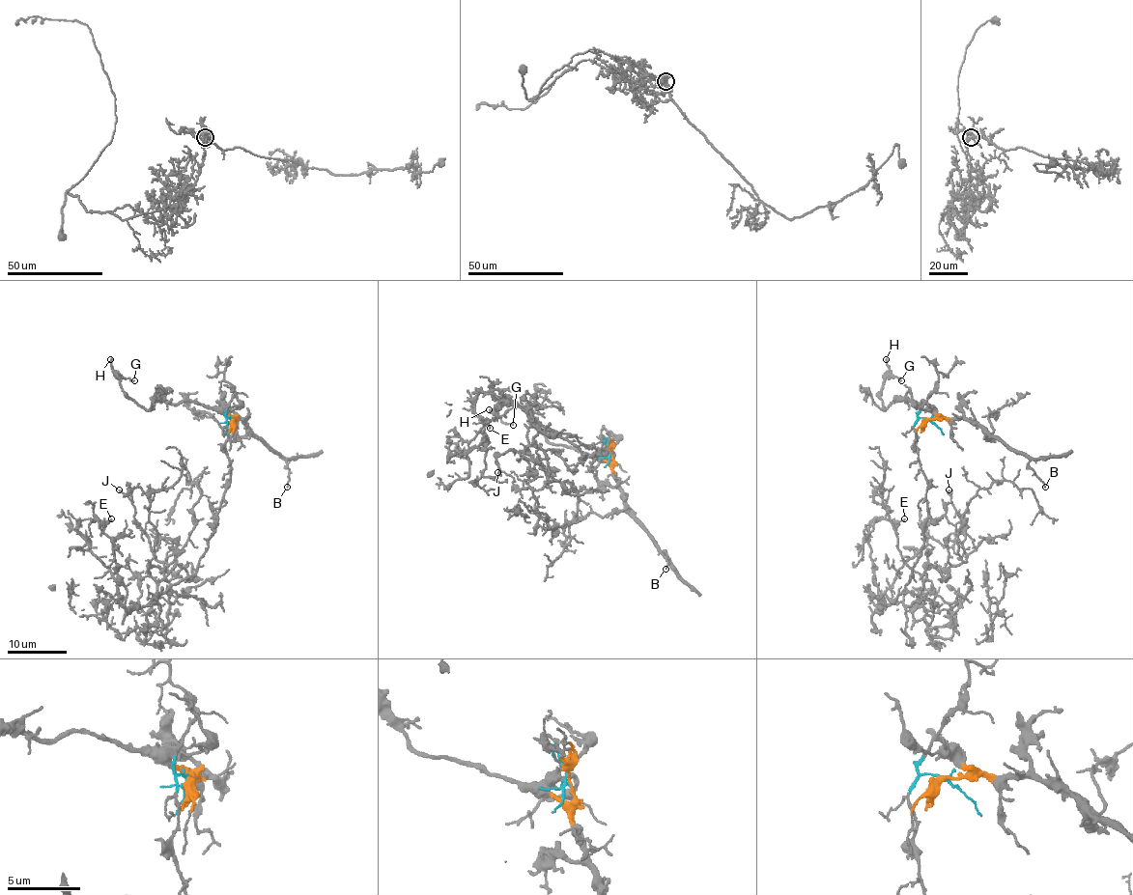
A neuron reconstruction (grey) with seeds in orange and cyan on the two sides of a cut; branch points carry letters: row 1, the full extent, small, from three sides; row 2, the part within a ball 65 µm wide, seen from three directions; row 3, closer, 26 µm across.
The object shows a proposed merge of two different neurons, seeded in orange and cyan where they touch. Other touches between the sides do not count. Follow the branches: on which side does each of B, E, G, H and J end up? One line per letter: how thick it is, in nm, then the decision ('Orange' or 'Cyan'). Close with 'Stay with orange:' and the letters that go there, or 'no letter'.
B: Thickness 100 nm. Orange
E: Thickness 120 nm. Cyan
G: Thickness 130 nm. Orange
H: Thickness 190 nm. Orange
J: Thickness 110 nm. Cyan
Stay with orange: B, G, H

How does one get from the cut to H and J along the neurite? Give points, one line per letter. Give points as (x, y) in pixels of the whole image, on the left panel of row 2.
H: (232, 419), (183, 400), (157, 400), (146, 410), (124, 390), (110, 358)
J: (232, 419), (229, 488), (213, 533), (196, 572), (157, 597), (158, 605), (149, 569), (168, 565), (119, 490)

